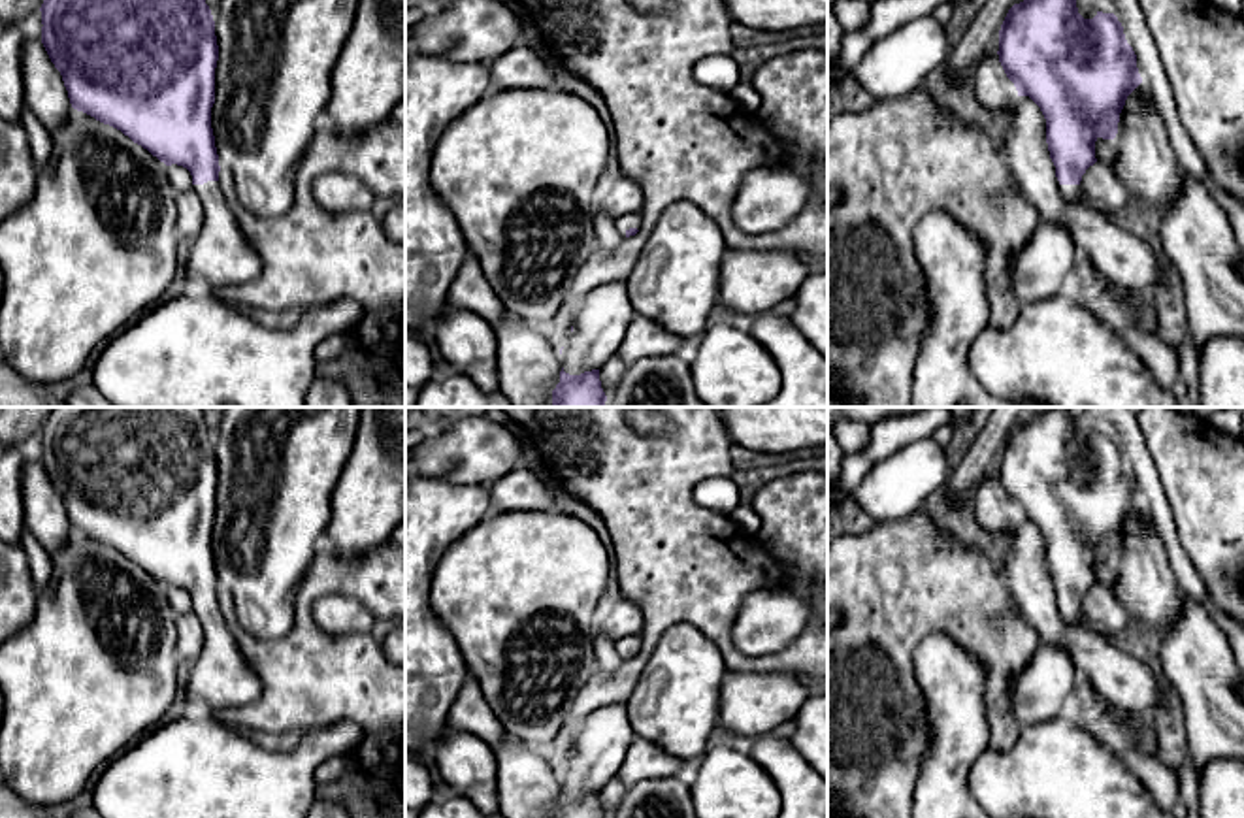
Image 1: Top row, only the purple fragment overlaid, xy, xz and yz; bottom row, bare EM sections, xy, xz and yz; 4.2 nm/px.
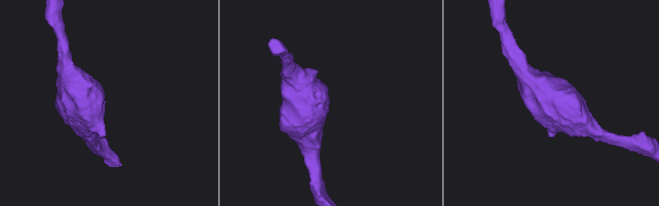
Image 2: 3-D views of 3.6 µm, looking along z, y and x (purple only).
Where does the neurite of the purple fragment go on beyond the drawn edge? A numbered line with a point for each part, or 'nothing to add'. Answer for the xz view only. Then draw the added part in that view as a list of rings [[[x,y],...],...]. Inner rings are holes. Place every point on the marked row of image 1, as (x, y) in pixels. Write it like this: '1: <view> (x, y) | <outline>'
1: xz (634, 219) | [[[630,213],[630,215],[626,215],[626,217],[616,221],[616,228],[618,228],[622,237],[626,237],[626,232],[630,228],[637,228],[639,230],[641,224],[643,224],[643,215],[641,213]]]

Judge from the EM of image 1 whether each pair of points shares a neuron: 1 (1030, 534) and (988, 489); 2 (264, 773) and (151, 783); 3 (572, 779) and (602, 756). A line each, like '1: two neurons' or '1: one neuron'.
1: two neurons
2: one neuron
3: one neuron

